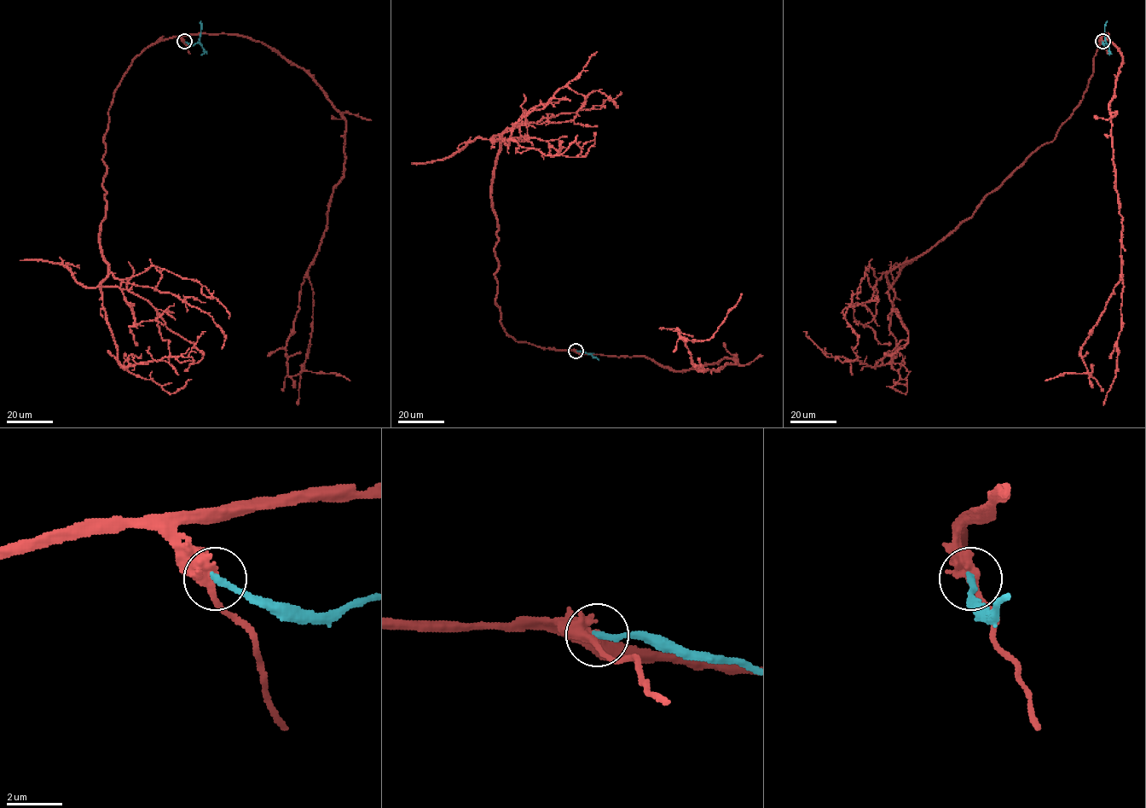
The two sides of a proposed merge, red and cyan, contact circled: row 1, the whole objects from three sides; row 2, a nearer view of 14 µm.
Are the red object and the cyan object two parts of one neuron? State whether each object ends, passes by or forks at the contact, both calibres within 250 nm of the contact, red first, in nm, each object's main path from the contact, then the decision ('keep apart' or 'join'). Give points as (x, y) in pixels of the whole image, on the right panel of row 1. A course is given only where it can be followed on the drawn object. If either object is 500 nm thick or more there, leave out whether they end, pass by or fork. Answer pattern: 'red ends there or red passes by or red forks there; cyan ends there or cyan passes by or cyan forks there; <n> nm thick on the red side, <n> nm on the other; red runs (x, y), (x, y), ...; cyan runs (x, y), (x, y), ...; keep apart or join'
red passes by; cyan ends there; 420 nm thick on the red side, 240 nm on the other; red runs (1102, 41), (1081, 103), (1053, 140), (946, 236), (887, 273), (891, 360), (828, 357), (803, 332); cyan runs (1102, 41), (1103, 43), (1107, 21); keep apart

